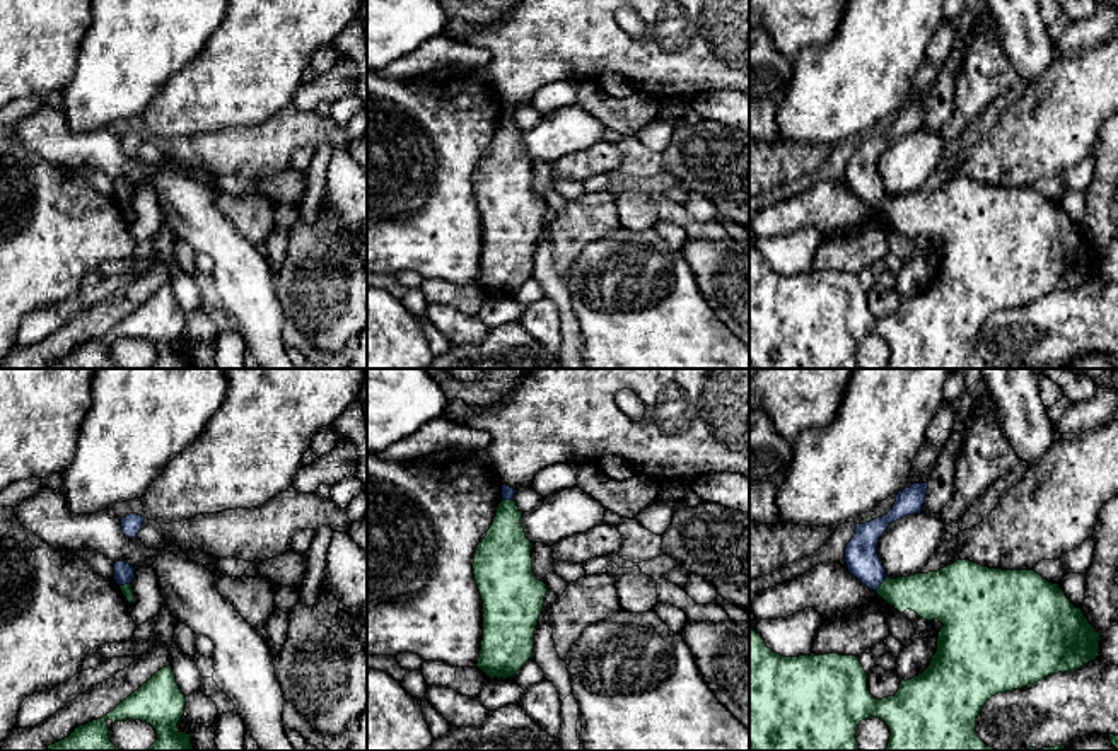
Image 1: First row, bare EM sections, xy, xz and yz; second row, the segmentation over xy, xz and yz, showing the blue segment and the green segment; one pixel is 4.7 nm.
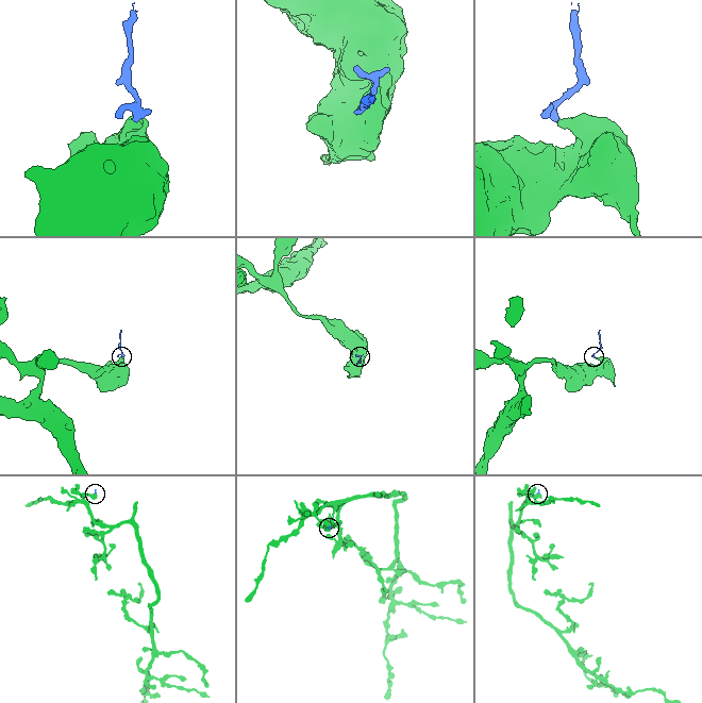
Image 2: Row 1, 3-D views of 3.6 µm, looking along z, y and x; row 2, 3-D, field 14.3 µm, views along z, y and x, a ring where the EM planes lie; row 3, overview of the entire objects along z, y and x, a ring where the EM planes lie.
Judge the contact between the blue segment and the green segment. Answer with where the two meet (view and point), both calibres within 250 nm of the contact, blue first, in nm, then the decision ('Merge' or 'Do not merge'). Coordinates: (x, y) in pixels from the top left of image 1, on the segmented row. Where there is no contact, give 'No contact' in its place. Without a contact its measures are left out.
Touches blue at yz (881, 582). Thickness 160 nm (blue) against 220 nm. Do not merge

